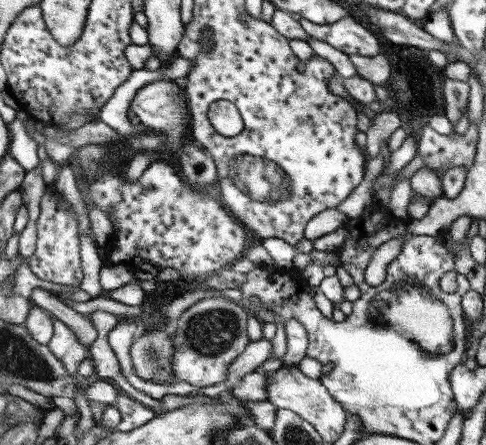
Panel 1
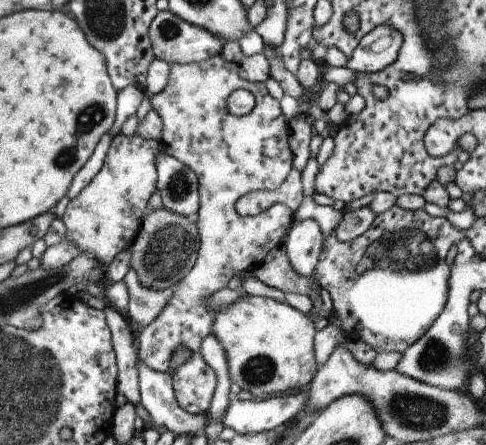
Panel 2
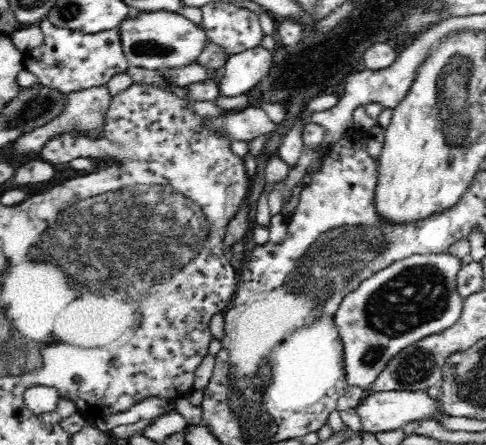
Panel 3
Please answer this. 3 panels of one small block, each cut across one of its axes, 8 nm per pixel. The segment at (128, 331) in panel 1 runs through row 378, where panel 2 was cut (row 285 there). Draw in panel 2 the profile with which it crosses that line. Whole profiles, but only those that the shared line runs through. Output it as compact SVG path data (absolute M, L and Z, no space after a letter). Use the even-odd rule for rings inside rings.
M129 270L121 282L125 282L129 292L129 306L123 316L125 320L129 320L129 324L137 324L143 328L149 326L153 318L157 318L163 312L163 308L173 296L173 288L165 288L161 292L153 288L145 288L139 282L135 270Z

